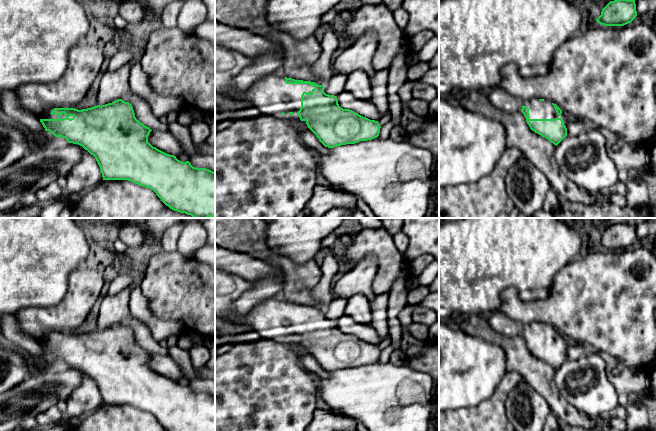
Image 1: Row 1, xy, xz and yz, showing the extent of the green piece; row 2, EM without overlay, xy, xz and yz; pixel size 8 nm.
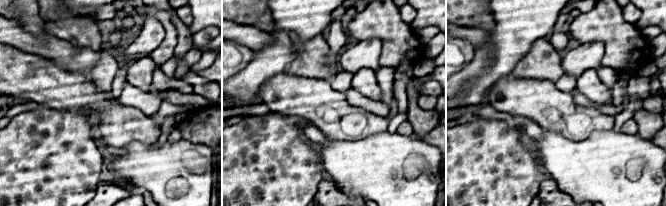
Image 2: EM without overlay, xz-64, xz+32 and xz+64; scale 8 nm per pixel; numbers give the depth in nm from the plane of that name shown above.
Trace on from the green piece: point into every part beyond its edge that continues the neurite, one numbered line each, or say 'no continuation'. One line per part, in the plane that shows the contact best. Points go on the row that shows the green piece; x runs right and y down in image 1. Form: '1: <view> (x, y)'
1: xz (271, 95)

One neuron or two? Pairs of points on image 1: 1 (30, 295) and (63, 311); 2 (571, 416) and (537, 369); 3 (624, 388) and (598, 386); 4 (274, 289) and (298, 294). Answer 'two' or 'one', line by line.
1: two
2: one
3: two
4: two

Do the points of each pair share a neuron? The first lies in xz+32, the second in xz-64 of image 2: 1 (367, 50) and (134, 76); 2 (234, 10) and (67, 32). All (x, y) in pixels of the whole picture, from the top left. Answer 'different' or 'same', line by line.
1: different
2: same

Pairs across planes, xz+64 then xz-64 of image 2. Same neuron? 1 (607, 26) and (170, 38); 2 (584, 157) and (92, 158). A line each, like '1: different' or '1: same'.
1: same
2: different

